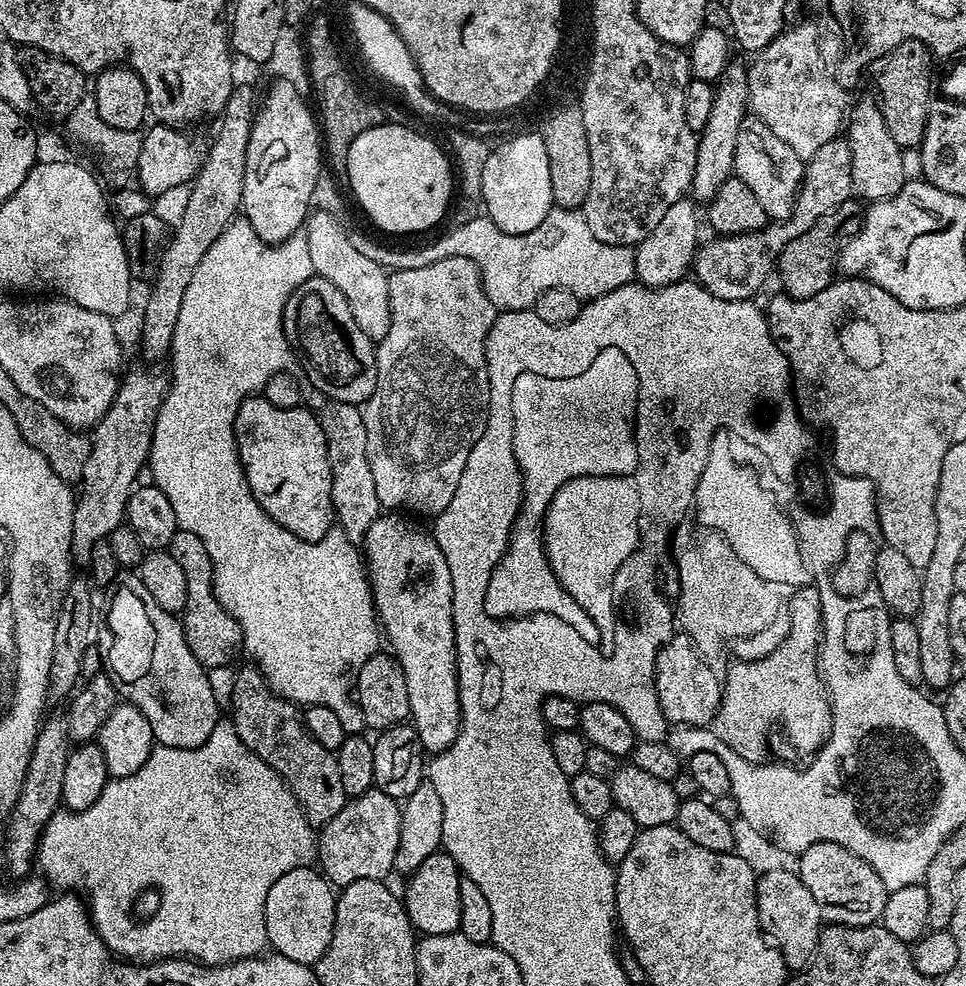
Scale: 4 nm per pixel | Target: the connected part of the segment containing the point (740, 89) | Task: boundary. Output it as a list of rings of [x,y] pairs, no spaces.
[[[736,62],[729,63],[719,79],[715,81],[714,106],[710,110],[710,118],[707,119],[706,126],[698,133],[696,165],[690,189],[693,201],[712,200],[714,194],[718,194],[718,186],[722,186],[722,182],[726,182],[729,176],[733,175],[736,167],[734,150],[738,150],[738,130],[744,125],[749,108],[747,67],[743,63],[741,65]]]

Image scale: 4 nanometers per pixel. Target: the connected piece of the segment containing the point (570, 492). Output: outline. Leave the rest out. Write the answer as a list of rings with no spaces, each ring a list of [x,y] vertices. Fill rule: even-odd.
[[[579,476],[568,480],[550,498],[544,511],[544,558],[548,571],[558,578],[562,590],[586,610],[598,626],[601,652],[611,654],[616,645],[616,608],[612,605],[612,583],[621,575],[625,564],[633,559],[640,543],[640,489],[635,479],[627,476]]]

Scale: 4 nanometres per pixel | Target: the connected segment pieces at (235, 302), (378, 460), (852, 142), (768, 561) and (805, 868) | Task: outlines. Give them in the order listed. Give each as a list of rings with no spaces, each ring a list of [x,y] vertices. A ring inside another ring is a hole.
[[[236,218],[228,223],[222,230],[220,237],[206,250],[197,269],[191,275],[190,284],[186,287],[183,295],[181,310],[178,313],[177,326],[174,328],[170,361],[172,360],[172,372],[170,371],[170,383],[168,392],[164,395],[162,406],[158,410],[158,418],[152,435],[152,445],[148,455],[147,467],[152,468],[151,483],[166,494],[170,506],[174,509],[177,529],[181,532],[189,532],[197,538],[202,538],[202,546],[206,546],[206,554],[210,554],[212,563],[212,589],[222,606],[234,619],[239,622],[244,631],[244,647],[255,659],[253,660],[267,677],[269,684],[280,696],[286,697],[292,703],[300,706],[312,707],[313,705],[328,706],[334,710],[339,722],[344,727],[345,733],[360,734],[365,731],[366,725],[362,718],[362,710],[356,701],[355,691],[358,674],[362,666],[375,656],[382,644],[382,629],[378,623],[376,606],[372,603],[372,589],[368,583],[365,569],[358,563],[358,556],[354,553],[354,545],[348,541],[344,531],[338,526],[333,526],[321,540],[303,540],[294,535],[290,530],[278,526],[270,514],[258,506],[254,494],[244,477],[244,468],[240,464],[240,455],[236,449],[236,435],[234,434],[234,418],[238,412],[238,406],[249,396],[259,393],[266,386],[266,382],[278,372],[295,373],[298,368],[298,356],[291,344],[288,335],[284,332],[284,307],[302,282],[306,282],[314,275],[312,263],[310,262],[310,250],[308,249],[307,235],[297,234],[288,240],[281,240],[278,244],[267,244],[250,226],[250,222],[243,218]]]
[[[451,256],[450,258],[442,258],[438,262],[430,262],[430,266],[418,266],[417,268],[398,268],[395,269],[388,277],[388,285],[390,286],[390,330],[386,330],[386,338],[382,338],[376,345],[376,385],[374,386],[374,394],[362,406],[364,413],[364,421],[366,422],[366,455],[370,462],[370,474],[374,474],[374,490],[378,494],[378,502],[381,509],[384,510],[403,510],[408,512],[421,512],[424,516],[435,518],[440,515],[442,510],[446,510],[446,506],[450,506],[450,498],[454,498],[454,494],[458,490],[458,482],[462,478],[462,470],[466,466],[466,458],[470,454],[470,450],[474,446],[474,442],[482,434],[484,423],[488,417],[488,399],[490,398],[490,386],[488,385],[488,367],[486,366],[486,350],[484,349],[484,339],[488,337],[490,326],[498,315],[498,310],[490,302],[490,298],[486,298],[484,288],[480,285],[480,271],[476,269],[476,264],[472,260],[466,258],[458,258]]]
[[[875,99],[860,100],[853,108],[851,105],[846,116],[846,139],[850,146],[852,191],[861,201],[885,200],[902,190],[905,177],[901,149],[890,130],[886,130],[886,118],[882,118],[882,110]]]
[[[718,451],[708,460],[708,470],[704,471],[704,484],[700,487],[700,516],[708,520],[708,524],[716,524],[716,528],[724,528],[728,532],[728,540],[736,544],[736,552],[760,572],[761,578],[768,580],[792,580],[794,586],[803,588],[808,583],[804,564],[800,564],[800,556],[796,556],[796,548],[792,545],[792,536],[784,524],[784,516],[776,512],[772,500],[744,476],[744,472],[734,470],[728,461],[728,455]]]
[[[814,842],[814,846],[799,853],[798,860],[799,876],[823,909],[823,919],[828,924],[866,926],[880,920],[889,890],[872,865],[867,864],[861,856],[841,844]]]

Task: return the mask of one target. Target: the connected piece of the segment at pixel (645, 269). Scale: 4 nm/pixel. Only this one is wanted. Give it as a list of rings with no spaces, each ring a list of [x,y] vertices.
[[[685,198],[674,202],[666,215],[658,221],[658,226],[646,234],[642,243],[635,245],[636,277],[643,287],[661,288],[677,284],[679,280],[685,279],[693,267],[698,239],[696,235],[700,232],[700,224],[696,221],[697,205],[691,199]]]

